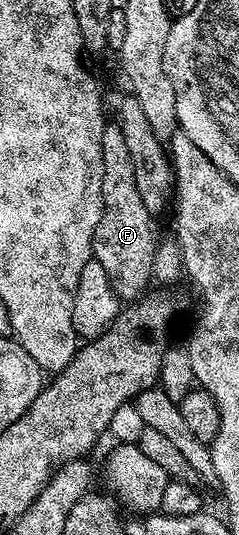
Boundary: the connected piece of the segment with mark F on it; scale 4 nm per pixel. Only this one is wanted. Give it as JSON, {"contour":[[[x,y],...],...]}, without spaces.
{"contour":[[[105,124],[102,131],[102,219],[98,219],[98,227],[92,240],[92,255],[95,261],[106,267],[106,275],[110,275],[110,283],[114,287],[121,302],[131,303],[145,296],[147,285],[152,281],[153,255],[156,253],[157,237],[152,235],[153,214],[149,213],[142,195],[138,195],[138,185],[134,183],[134,163],[130,163],[130,151],[126,151],[126,139],[122,139],[119,124]]]}

